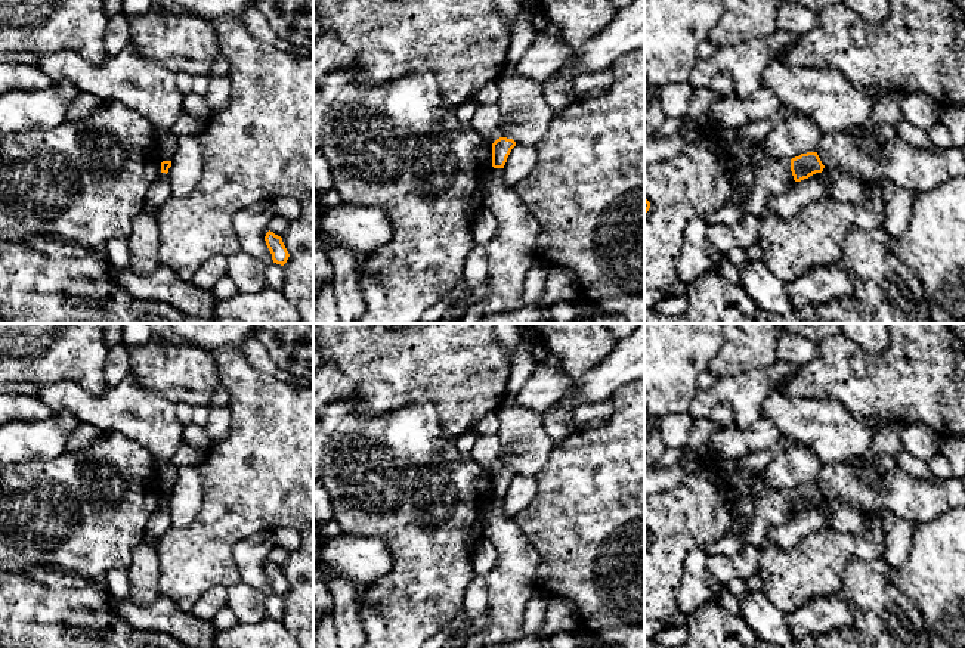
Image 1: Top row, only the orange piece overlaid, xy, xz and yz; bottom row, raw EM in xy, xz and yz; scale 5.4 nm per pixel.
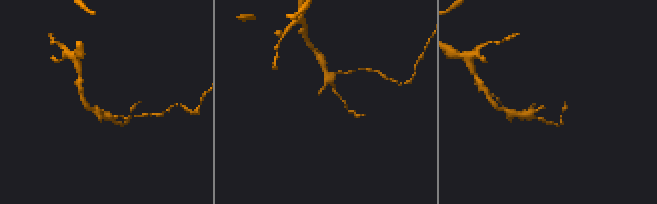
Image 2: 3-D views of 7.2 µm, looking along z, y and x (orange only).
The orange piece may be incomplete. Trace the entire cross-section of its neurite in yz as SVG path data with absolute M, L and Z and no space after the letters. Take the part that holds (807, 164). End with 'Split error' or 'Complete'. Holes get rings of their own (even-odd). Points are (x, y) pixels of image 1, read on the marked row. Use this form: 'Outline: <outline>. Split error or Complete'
Outline: M817 152L801 154L791 159L791 171L795 182L808 179L816 173L822 173L825 165L822 164Z. Complete

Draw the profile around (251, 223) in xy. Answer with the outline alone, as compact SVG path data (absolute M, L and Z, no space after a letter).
M267 201L245 207L233 217L233 227L241 249L263 261L266 266L273 260L265 236L270 230L269 223L275 216L273 202Z

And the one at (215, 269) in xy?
M214 257L207 260L192 276L191 282L204 289L213 289L226 275L226 258Z

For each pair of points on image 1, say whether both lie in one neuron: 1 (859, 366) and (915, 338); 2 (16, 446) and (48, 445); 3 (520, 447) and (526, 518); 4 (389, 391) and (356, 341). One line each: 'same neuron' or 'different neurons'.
1: same neuron
2: same neuron
3: different neurons
4: same neuron

